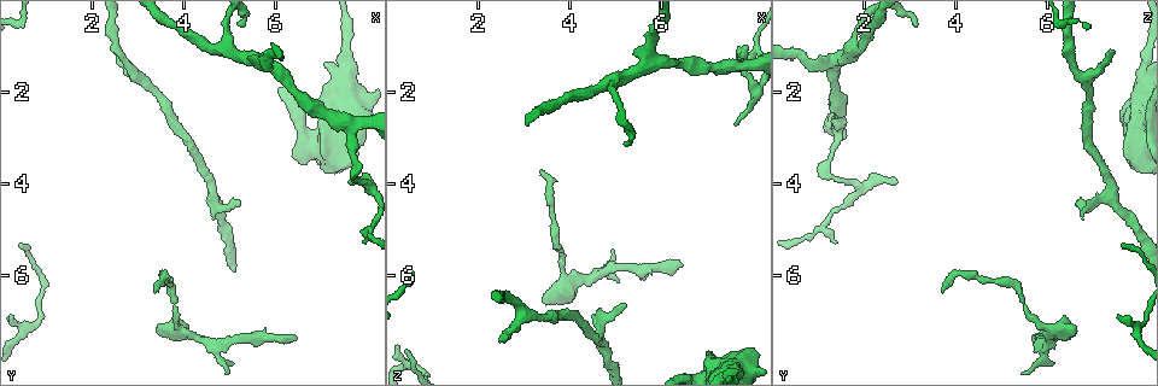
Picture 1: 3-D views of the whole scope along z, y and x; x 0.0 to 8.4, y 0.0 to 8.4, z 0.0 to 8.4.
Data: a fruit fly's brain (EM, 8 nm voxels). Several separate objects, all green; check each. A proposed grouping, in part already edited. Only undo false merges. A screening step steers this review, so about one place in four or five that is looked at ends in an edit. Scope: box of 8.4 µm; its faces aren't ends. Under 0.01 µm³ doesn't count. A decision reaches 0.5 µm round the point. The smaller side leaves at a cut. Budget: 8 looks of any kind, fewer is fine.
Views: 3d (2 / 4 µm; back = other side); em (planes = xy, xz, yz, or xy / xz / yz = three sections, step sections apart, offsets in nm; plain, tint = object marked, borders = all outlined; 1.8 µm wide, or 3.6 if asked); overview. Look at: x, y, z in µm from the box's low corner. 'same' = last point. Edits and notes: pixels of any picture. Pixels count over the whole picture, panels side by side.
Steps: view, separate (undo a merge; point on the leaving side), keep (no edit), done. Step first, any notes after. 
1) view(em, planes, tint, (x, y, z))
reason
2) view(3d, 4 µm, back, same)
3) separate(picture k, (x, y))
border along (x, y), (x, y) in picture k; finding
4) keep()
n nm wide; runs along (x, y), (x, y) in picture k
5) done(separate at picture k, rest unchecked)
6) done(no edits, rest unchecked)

view(3d, 4 µm, (4.90, 1.10, 1.75))
two arms in line, one across

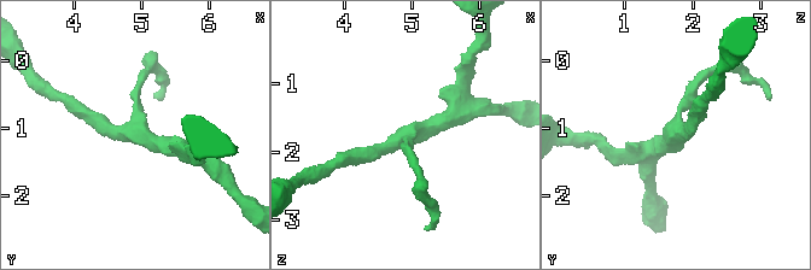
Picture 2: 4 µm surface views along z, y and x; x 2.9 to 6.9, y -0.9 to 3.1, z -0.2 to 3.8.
view(em, planes, borders, (4.90, 1.10, 1.75))
3 arms; need the tissue

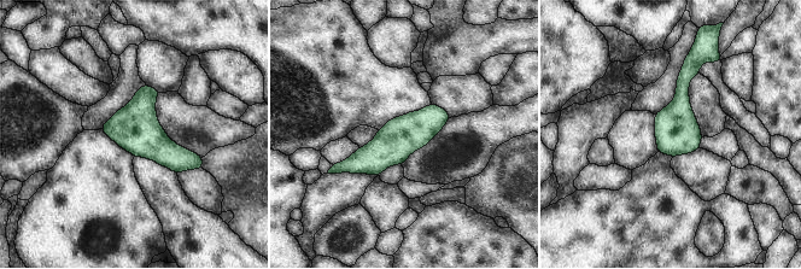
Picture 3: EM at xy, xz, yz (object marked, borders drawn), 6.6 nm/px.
keep()
runs along (444, 115), (372, 159), (341, 169) in picture 3; one cell here

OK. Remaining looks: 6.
view(3d, 2 µm, (7.75, 2.70, 1.35))
calibre changes

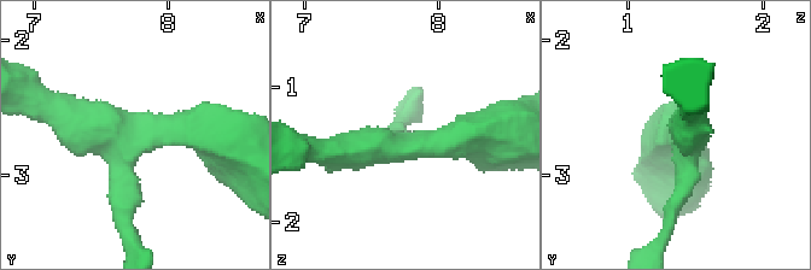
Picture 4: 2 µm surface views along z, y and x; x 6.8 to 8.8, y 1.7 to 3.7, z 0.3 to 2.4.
view(em, xy, step 4, tint, (7.76, 2.64, 1.40))
3 arms; need the tissue

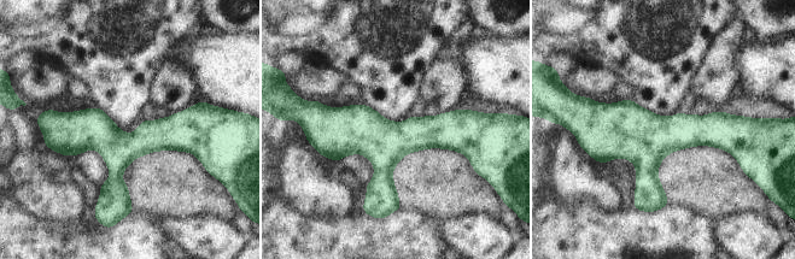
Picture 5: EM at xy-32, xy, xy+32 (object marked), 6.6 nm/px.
keep()
runs along (323, 124), (369, 134), (468, 136) in picture 5; one cell here

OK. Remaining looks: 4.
view(3d, 4 µm, (4.65, 7.55, 5.95))
a fork

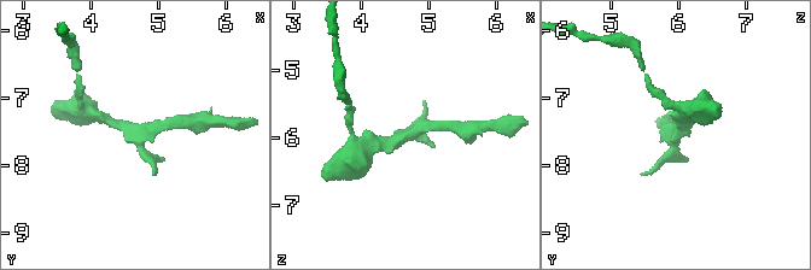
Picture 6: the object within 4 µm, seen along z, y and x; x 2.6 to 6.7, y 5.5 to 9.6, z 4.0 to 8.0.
view(em, 3.6 µm, planes, plain, (4.65, 7.55, 5.95))

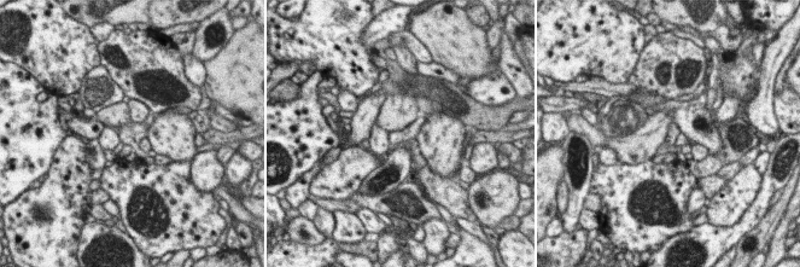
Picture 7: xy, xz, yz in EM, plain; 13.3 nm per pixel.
view(em, 3.6 µm, planes, tint, same)

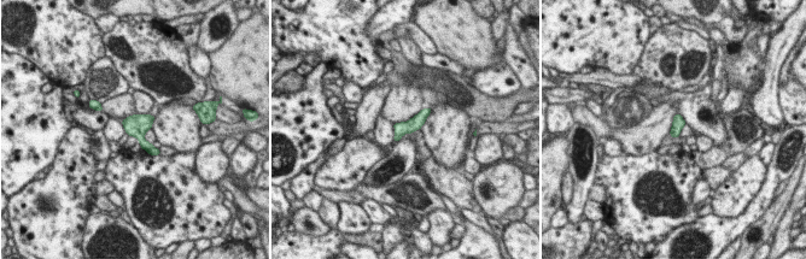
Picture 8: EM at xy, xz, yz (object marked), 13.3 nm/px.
keep()
160 nm wide; runs along (427, 111), (397, 136) in picture 8; all the same cell

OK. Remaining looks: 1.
done(no edits, rest unchecked)

